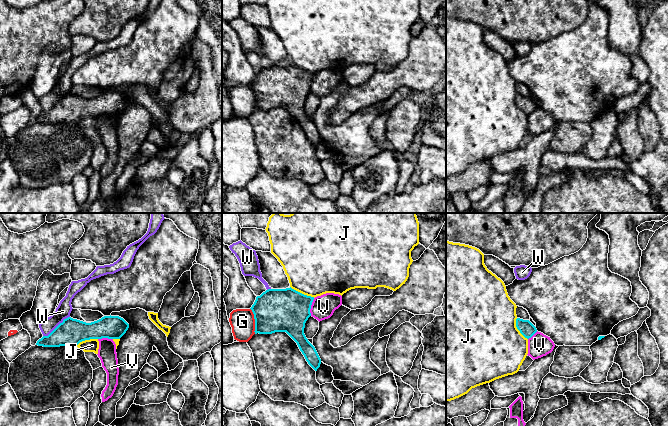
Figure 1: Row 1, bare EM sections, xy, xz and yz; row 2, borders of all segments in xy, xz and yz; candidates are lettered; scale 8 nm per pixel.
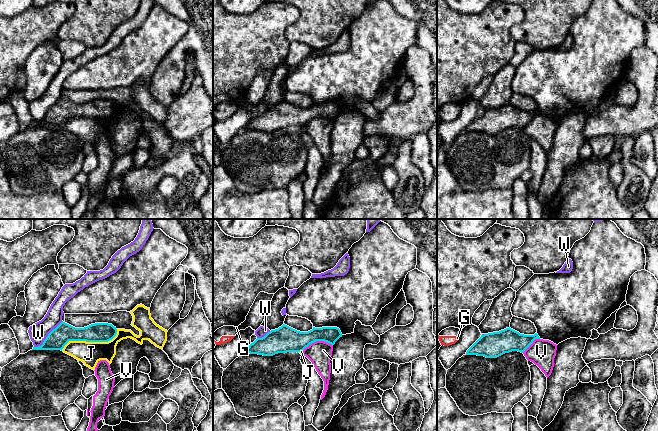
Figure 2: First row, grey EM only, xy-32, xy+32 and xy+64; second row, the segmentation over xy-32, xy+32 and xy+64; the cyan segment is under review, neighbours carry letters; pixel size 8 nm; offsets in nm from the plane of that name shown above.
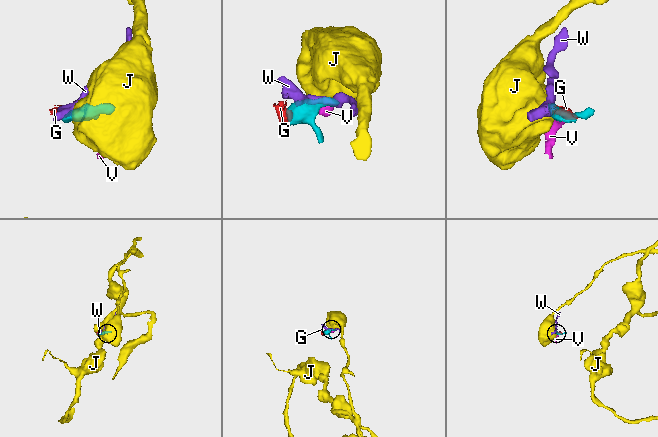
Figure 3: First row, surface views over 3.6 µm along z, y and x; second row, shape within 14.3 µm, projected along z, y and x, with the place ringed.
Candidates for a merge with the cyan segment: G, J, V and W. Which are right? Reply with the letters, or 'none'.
none

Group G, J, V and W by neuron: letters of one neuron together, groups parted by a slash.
G W / J / V

